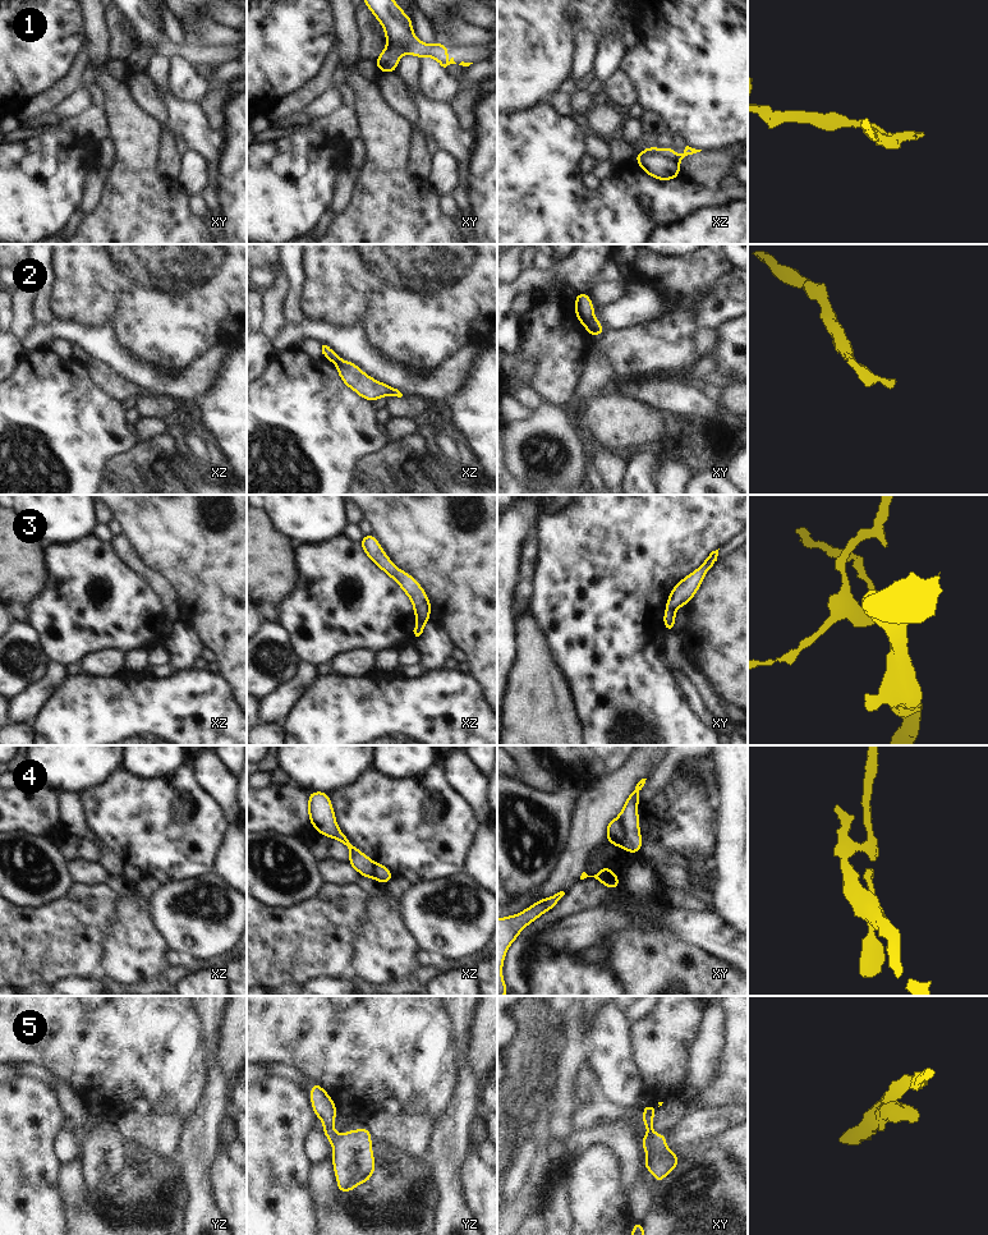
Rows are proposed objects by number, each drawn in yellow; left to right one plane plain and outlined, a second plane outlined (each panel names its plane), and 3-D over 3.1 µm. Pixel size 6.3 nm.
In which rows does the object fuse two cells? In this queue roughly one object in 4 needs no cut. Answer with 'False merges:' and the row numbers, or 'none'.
False merges: 1, 2, 3, 4, 5

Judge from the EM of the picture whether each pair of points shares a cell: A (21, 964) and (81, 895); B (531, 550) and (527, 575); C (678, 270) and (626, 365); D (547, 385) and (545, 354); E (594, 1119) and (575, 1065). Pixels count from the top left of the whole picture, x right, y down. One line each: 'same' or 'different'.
A: same
B: same
C: same
D: same
E: different

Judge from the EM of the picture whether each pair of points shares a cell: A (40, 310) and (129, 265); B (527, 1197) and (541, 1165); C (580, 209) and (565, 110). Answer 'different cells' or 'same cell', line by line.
A: different cells
B: different cells
C: different cells

